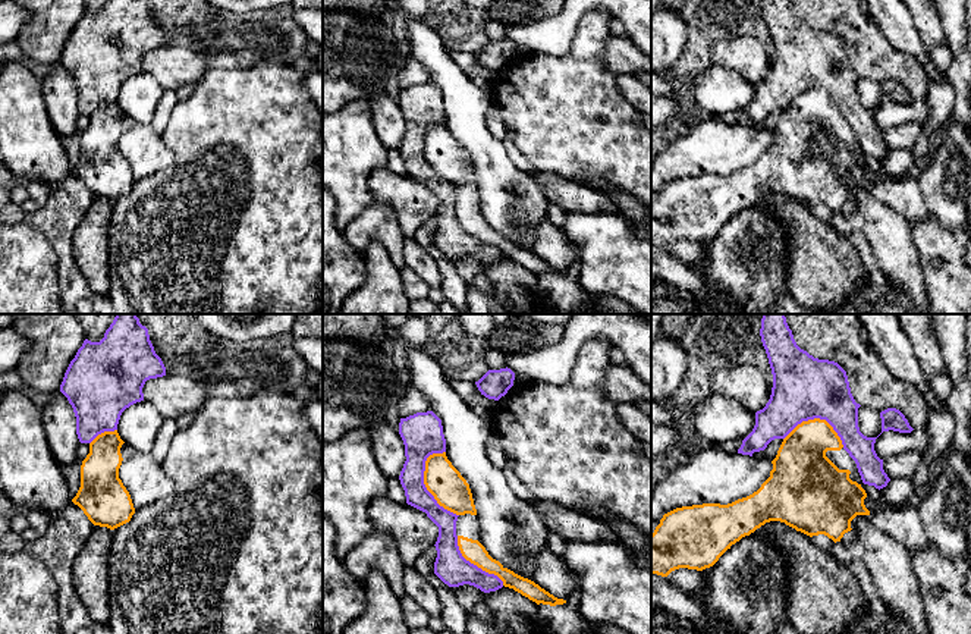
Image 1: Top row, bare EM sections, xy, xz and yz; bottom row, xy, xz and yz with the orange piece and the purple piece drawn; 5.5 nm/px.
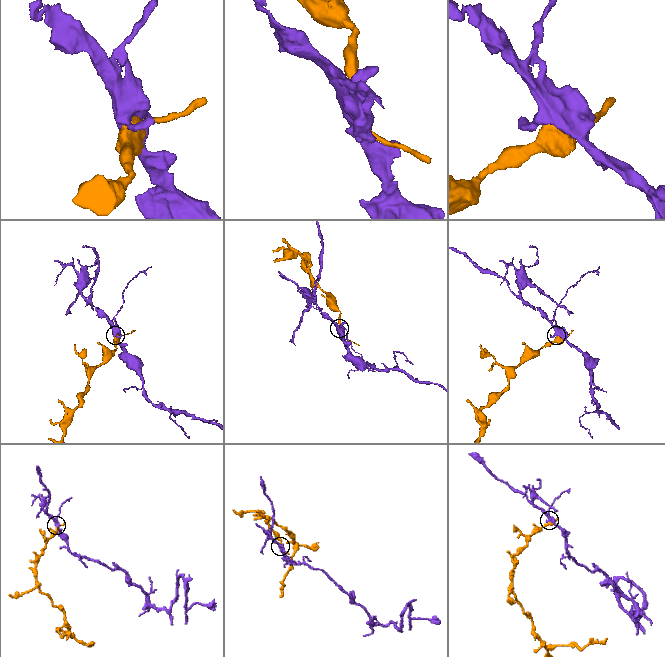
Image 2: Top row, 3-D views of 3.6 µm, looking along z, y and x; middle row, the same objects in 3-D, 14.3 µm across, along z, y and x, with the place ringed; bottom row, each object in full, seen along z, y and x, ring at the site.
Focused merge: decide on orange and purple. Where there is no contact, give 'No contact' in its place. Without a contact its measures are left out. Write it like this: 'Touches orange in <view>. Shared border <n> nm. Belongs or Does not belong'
Touches orange in xz. Shared border 380 nm. Does not belong

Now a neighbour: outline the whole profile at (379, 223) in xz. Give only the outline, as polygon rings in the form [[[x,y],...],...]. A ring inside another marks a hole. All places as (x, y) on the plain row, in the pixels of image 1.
[[[373,201],[359,216],[346,225],[343,236],[361,254],[371,242],[381,244],[392,263],[400,270],[405,266],[402,245],[405,241],[395,208],[387,203]]]

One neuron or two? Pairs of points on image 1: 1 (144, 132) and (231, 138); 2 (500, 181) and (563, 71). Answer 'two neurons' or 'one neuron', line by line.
1: two neurons
2: two neurons

